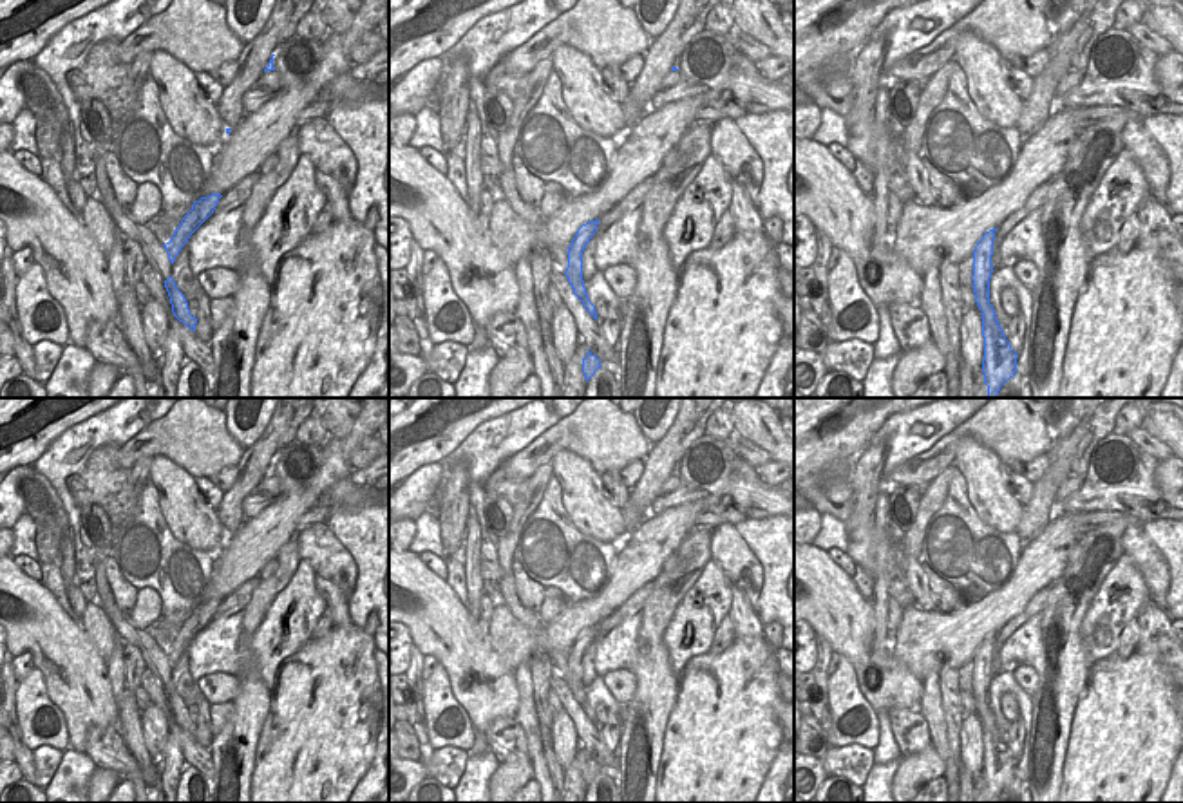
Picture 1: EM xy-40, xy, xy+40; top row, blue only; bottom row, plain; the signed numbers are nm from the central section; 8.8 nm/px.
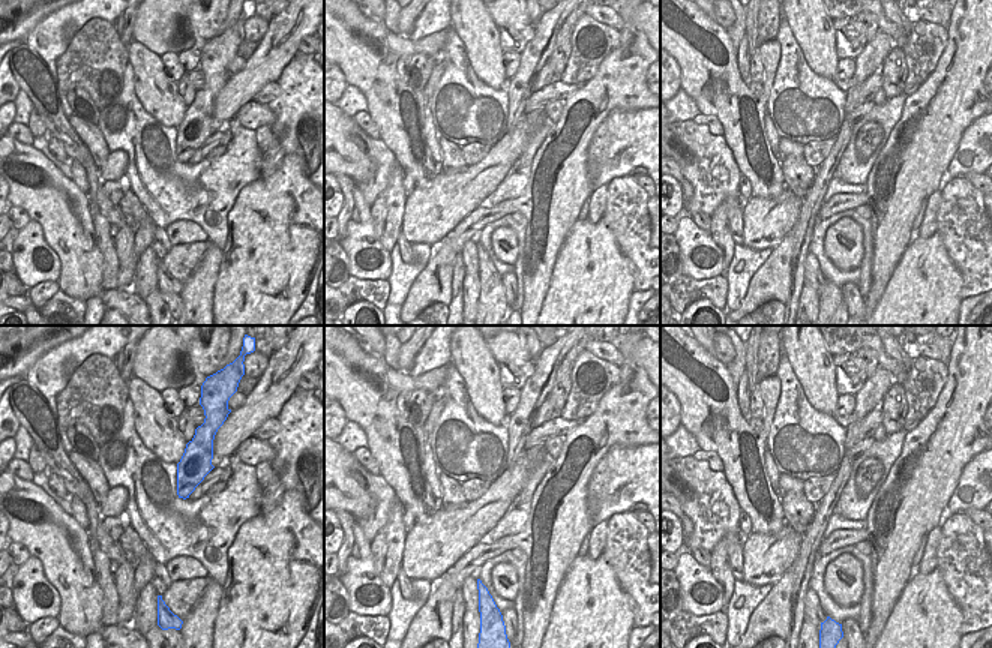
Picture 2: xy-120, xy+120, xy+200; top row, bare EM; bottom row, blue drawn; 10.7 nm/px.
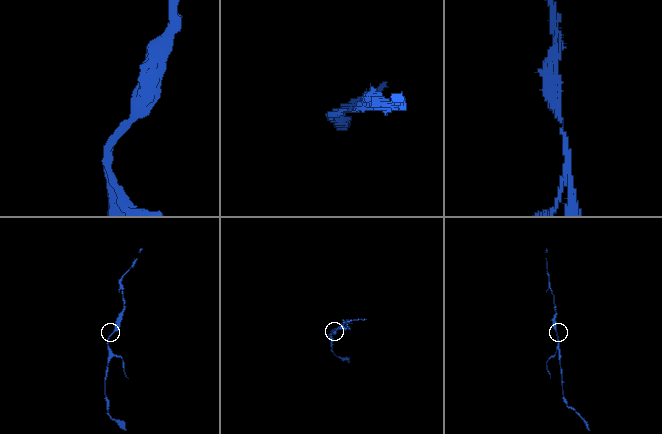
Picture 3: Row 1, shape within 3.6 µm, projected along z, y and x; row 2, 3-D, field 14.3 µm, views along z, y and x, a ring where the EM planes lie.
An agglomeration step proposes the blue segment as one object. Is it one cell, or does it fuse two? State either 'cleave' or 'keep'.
cleave

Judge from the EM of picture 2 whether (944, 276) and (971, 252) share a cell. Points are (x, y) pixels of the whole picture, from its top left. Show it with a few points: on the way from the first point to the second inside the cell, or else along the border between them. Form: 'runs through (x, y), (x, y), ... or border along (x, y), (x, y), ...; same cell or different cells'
border along (938, 236), (961, 275), (962, 299); different cells

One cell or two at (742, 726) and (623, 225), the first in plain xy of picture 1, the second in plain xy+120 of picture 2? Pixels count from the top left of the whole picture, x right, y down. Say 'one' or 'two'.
two

